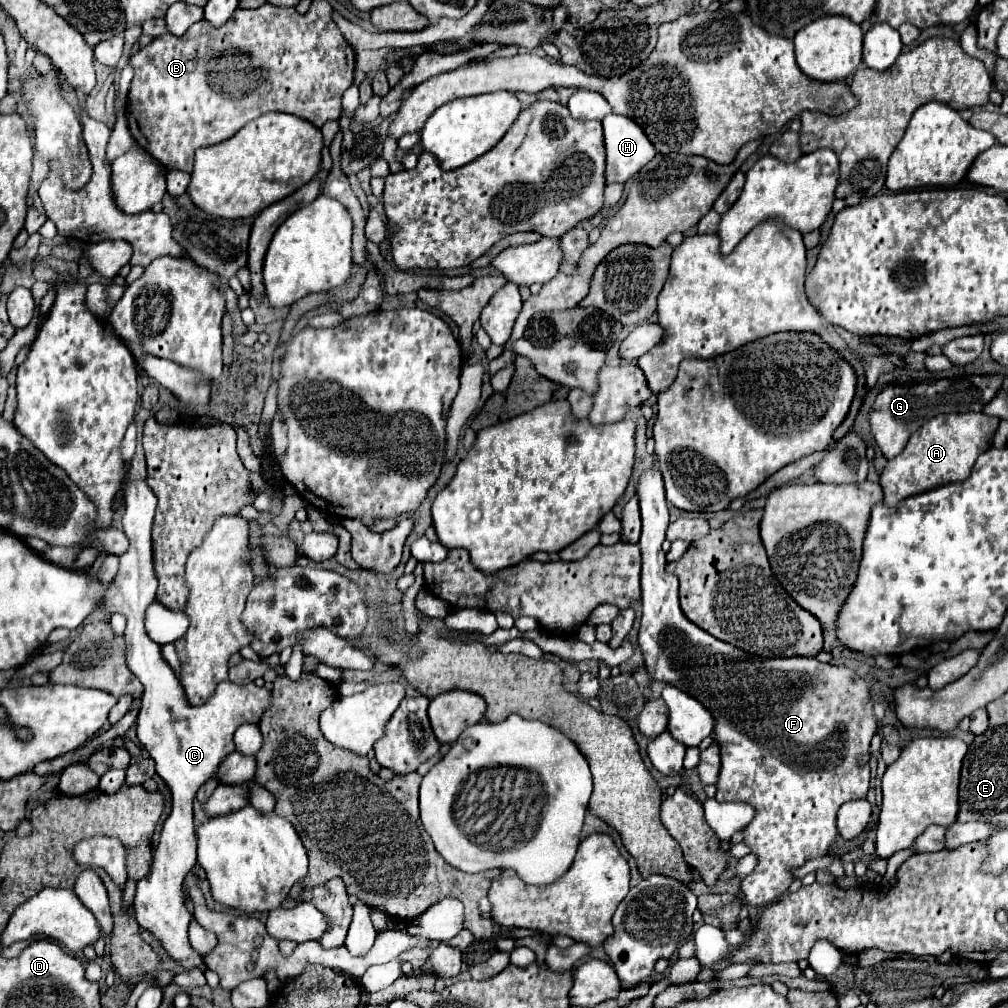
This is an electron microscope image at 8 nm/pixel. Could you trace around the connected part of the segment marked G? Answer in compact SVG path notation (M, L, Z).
M960 376L952 380L938 380L932 384L914 384L914 386L886 386L870 412L872 434L876 438L878 448L890 460L898 456L898 452L906 446L910 436L928 420L938 414L948 412L980 412L986 402L994 398L994 394L1002 386L1002 376Z

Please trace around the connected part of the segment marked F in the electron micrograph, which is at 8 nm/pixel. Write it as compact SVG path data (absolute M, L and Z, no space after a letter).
M654 466L652 470L644 472L640 476L638 482L638 498L640 498L640 512L642 512L642 536L640 536L640 550L642 550L642 626L640 626L640 634L638 634L638 646L644 652L644 660L646 660L646 670L650 674L652 680L662 680L668 682L672 686L678 686L680 690L692 694L694 698L698 698L716 718L716 740L720 742L720 754L722 754L722 770L720 770L720 780L718 780L718 794L716 800L726 802L726 800L734 800L734 802L748 802L750 806L754 806L756 810L756 818L748 824L748 828L744 830L744 844L748 844L752 848L752 852L758 856L758 866L754 868L752 874L748 874L742 882L742 894L746 904L750 906L766 906L770 902L774 902L778 896L782 896L788 886L792 884L792 868L802 866L804 862L824 856L828 852L828 848L832 846L834 838L838 836L836 830L836 812L844 802L850 800L860 800L866 798L868 792L868 782L870 782L870 768L860 768L856 764L856 756L860 752L868 752L870 750L870 740L876 734L876 718L872 712L872 700L870 700L870 692L866 682L850 668L846 666L832 666L832 664L822 664L816 658L806 658L806 656L792 656L792 658L758 658L752 656L740 648L734 648L732 644L726 644L718 638L714 638L712 634L704 632L702 628L698 628L696 624L692 624L680 610L680 602L678 602L678 578L674 574L666 572L666 556L662 552L662 542L666 538L666 528L668 528L668 502L666 502L666 494L664 494L664 482L660 476L658 466Z

